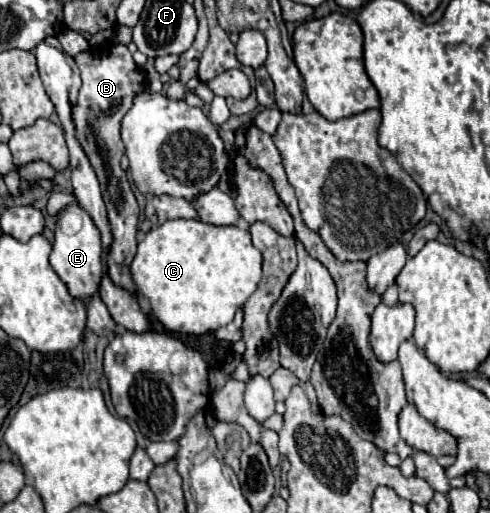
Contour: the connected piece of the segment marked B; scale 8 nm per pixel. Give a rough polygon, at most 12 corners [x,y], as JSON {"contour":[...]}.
{"contour":[[121,43],[75,55],[77,141],[99,179],[107,273],[135,293],[139,205],[119,123],[145,87]]}

